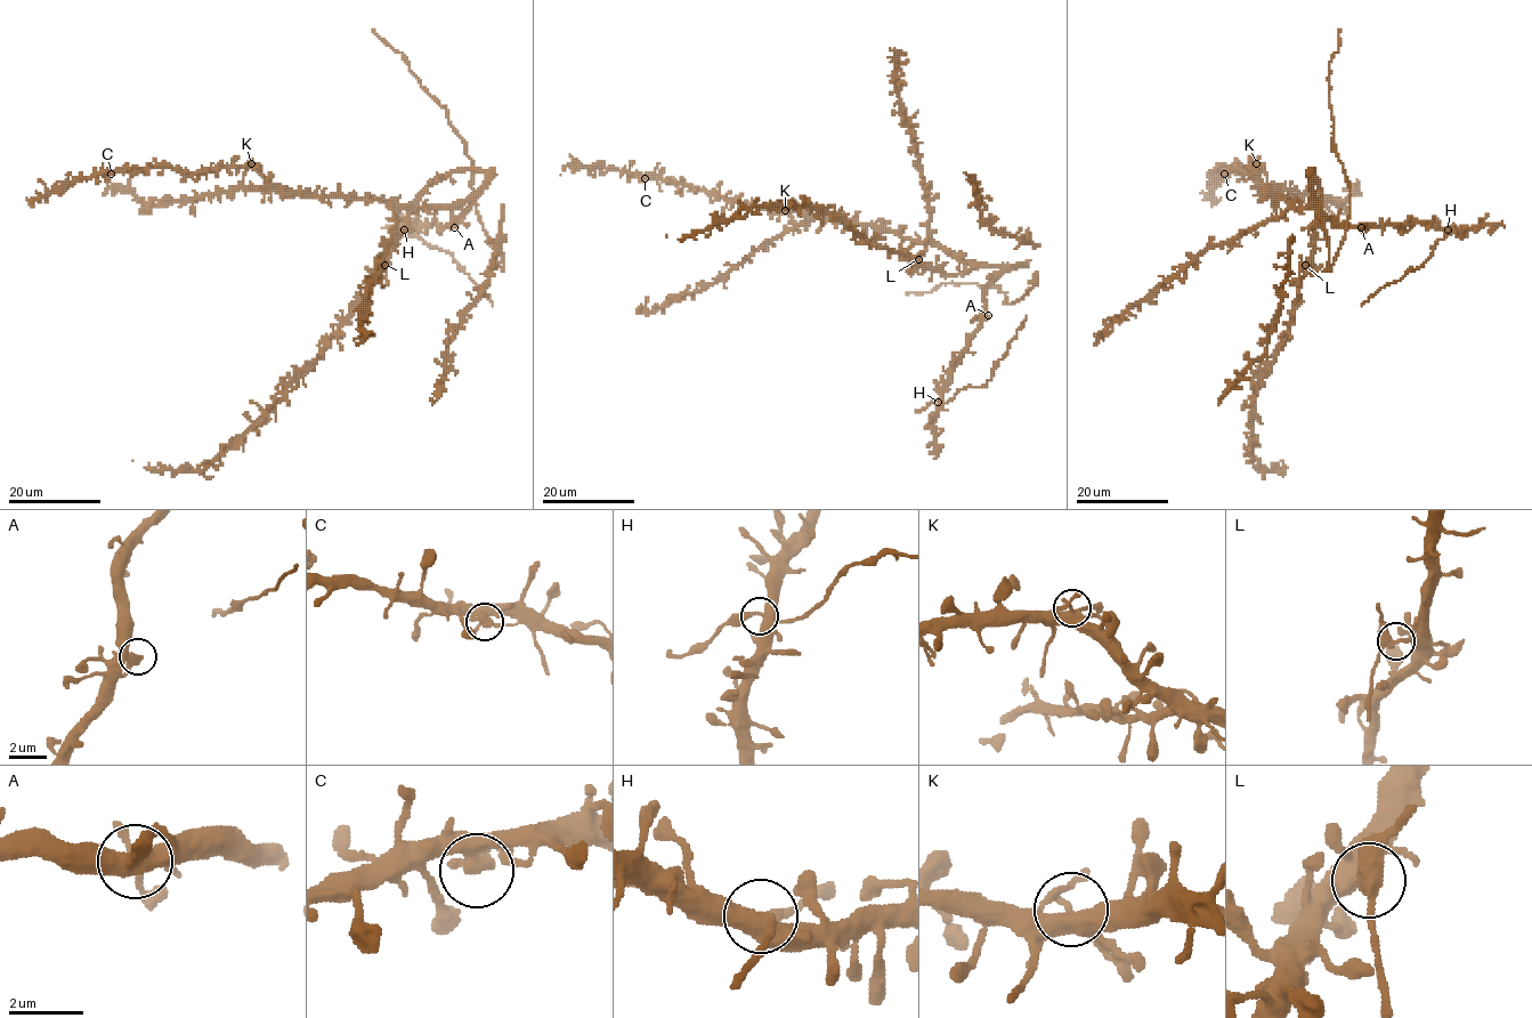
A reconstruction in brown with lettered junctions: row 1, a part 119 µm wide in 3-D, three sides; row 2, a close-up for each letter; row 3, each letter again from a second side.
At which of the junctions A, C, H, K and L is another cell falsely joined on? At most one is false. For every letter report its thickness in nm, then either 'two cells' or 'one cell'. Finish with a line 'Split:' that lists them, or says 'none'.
A: calibre 380 nm; one cell
C: calibre 320 nm; one cell
H: calibre 360 nm; one cell
K: calibre 300 nm; one cell
L: calibre 340 nm; two cells
Split: L

